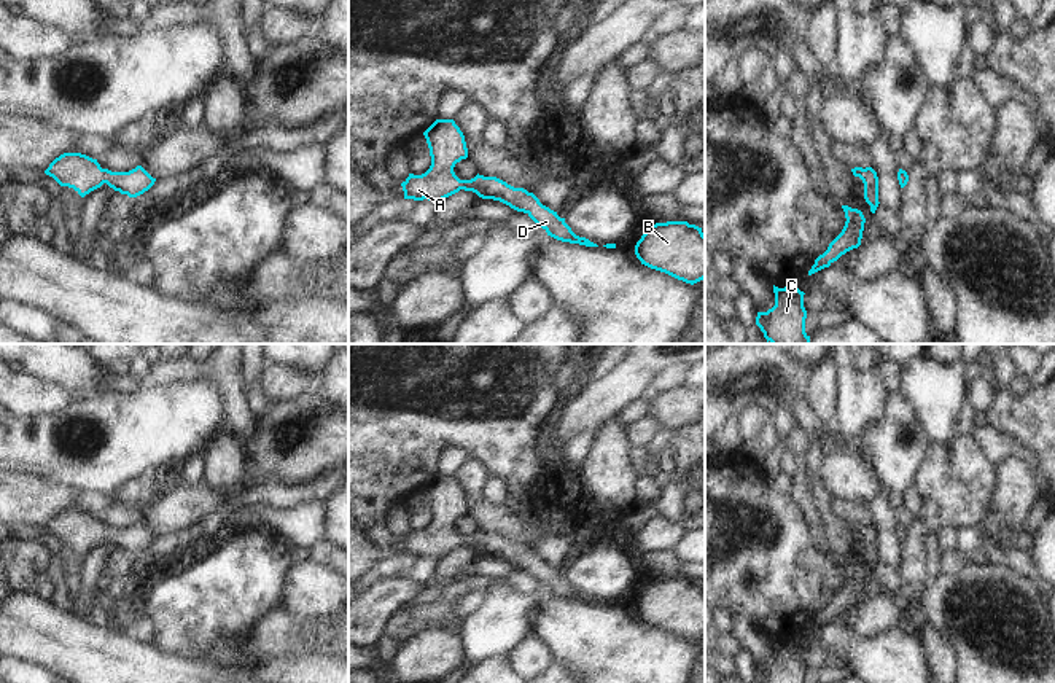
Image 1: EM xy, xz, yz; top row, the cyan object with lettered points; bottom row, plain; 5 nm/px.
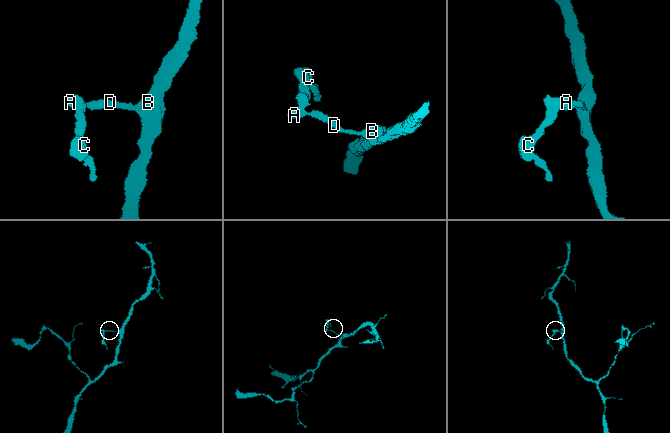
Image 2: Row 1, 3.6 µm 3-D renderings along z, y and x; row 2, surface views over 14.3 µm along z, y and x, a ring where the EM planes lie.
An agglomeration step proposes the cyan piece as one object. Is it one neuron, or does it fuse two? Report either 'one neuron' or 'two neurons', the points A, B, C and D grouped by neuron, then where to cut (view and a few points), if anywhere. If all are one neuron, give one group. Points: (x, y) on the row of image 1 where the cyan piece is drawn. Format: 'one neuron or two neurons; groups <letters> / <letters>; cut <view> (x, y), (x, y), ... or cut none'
one neuron; groups A B C D; cut none

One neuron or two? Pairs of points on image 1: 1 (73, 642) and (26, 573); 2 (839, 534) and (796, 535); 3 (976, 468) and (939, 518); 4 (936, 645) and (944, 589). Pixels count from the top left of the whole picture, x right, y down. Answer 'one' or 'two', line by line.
1: two
2: two
3: one
4: two

